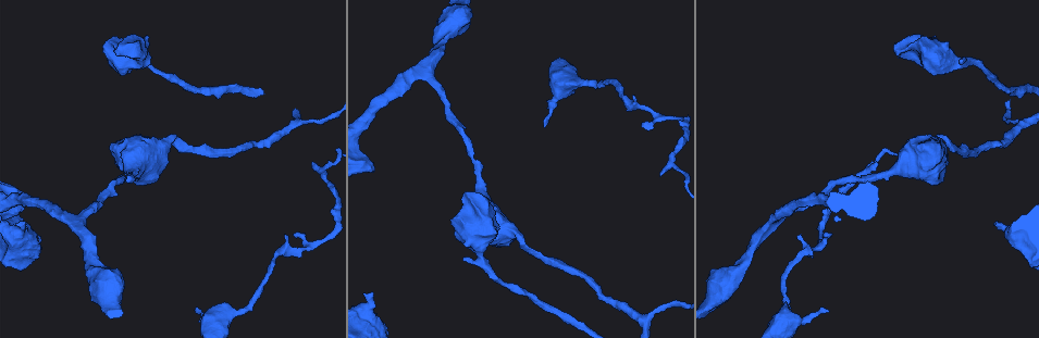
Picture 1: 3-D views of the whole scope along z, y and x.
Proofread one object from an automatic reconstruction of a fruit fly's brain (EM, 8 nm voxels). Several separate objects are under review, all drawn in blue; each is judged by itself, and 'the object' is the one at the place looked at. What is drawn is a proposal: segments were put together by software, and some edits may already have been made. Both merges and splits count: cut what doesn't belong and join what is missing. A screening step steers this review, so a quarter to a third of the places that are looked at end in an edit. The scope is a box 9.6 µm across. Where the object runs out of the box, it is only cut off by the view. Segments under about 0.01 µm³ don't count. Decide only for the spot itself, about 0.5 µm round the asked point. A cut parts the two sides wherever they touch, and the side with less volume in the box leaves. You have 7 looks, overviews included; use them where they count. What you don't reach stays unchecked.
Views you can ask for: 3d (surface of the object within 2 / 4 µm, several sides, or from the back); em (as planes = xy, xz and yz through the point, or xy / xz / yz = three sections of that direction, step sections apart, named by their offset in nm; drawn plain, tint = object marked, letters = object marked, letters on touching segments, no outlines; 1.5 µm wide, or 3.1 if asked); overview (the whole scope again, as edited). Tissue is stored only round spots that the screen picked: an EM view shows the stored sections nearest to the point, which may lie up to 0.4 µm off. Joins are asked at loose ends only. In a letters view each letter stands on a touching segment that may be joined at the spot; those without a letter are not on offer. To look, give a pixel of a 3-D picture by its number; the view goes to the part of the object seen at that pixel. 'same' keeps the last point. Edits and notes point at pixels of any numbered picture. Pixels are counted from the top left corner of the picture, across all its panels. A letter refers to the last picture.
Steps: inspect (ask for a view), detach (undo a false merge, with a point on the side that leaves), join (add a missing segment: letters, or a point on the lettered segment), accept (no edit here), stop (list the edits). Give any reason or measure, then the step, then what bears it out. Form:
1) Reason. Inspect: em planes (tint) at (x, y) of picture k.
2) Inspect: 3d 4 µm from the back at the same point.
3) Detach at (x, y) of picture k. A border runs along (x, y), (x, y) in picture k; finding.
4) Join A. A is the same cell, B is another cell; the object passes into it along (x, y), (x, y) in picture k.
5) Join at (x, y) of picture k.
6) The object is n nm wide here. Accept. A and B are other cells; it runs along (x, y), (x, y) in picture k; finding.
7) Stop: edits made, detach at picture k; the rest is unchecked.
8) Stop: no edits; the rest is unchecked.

Thick end. Inspect: em planes (letters) at (17, 224) of picture 1.

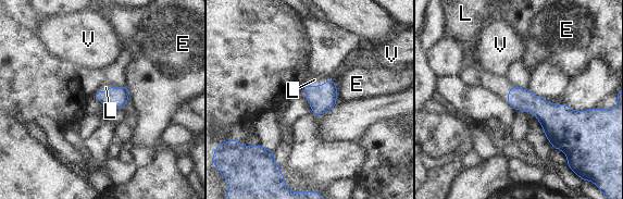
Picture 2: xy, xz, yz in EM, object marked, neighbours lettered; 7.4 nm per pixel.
Join at (314, 79) of picture 2. L is the same cell, E and V are other cells; the object passes into it along (322, 98), (318, 86), (314, 79) in picture 2; the neuron continues.

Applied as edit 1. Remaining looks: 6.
Free end. Inspect: em planes (letters) at (464, 261) of picture 1.

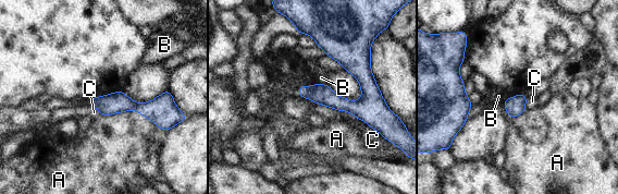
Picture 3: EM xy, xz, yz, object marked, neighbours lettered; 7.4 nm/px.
Accept. A, B and C are other cells; a border runs along (314, 102), (346, 110), (372, 129) in picture 3; no lettered segment goes on from it.

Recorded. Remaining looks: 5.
Thin end. Inspect: em xy step 4 (tint) at (299, 237) of picture 1.

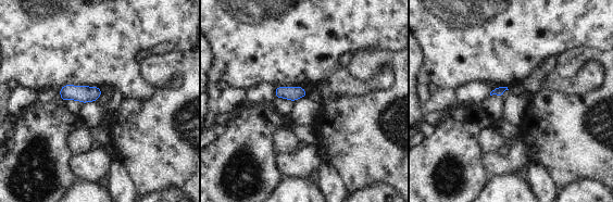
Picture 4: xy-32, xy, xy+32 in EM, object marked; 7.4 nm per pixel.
Inspect: em planes (letters) at the same point.

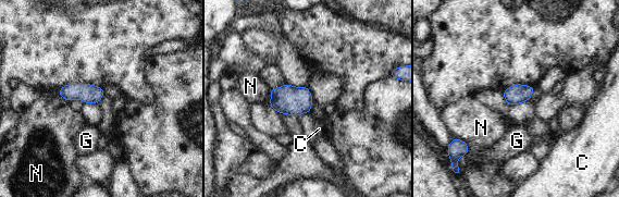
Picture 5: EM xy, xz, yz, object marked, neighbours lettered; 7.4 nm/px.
The longest contact is with N, 160 nm. Accept. C, G and N are other cells; none of them fits.

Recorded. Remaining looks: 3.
Stop: edits made, join at picture 2; the rest is unchecked.

